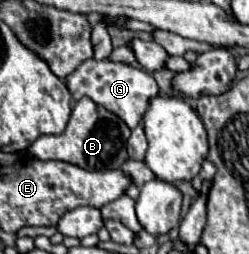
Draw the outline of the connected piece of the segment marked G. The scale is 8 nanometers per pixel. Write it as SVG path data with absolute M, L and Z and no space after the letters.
M111 59L83 61L71 75L67 75L65 83L67 83L73 99L81 99L81 97L93 99L101 107L107 107L107 111L119 115L119 119L123 119L129 129L133 129L141 121L143 113L147 111L149 99L159 93L153 75L149 75L143 69L125 65L125 63L115 63Z

